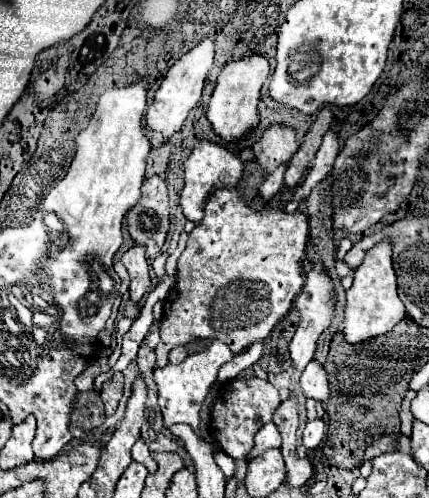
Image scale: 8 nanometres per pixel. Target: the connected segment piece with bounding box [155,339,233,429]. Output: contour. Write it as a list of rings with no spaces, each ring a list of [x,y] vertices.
[[[211,341],[211,345],[207,349],[203,349],[201,353],[193,353],[189,355],[183,363],[179,365],[165,365],[155,369],[155,381],[159,385],[159,407],[161,407],[161,415],[163,415],[163,423],[165,427],[171,427],[175,423],[189,423],[193,429],[197,429],[199,425],[199,409],[213,385],[213,381],[217,379],[219,367],[223,363],[227,363],[233,357],[231,349],[221,343],[221,341]]]

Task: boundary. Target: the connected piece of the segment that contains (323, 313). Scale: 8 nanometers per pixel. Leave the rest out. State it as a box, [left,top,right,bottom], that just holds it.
[289,261,335,371]

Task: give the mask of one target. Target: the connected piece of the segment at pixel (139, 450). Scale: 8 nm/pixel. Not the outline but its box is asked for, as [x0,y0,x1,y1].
[133,439,157,475]

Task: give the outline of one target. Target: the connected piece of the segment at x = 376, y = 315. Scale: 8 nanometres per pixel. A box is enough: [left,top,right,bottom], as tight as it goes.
[345,239,405,343]

